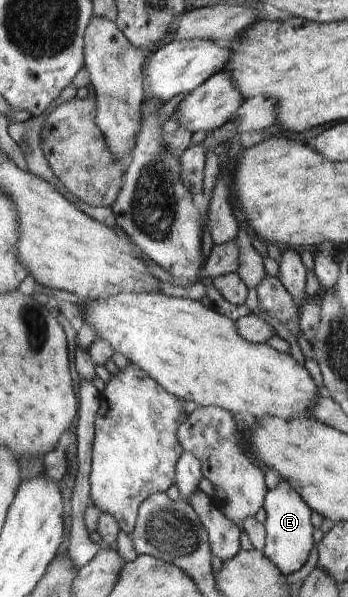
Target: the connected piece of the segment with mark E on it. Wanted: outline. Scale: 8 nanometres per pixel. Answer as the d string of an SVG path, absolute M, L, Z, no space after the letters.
M279 480L279 483L270 489L268 496L265 497L265 511L266 538L262 552L277 565L285 576L288 576L295 569L301 569L305 565L315 545L313 525L311 525L311 507L287 480Z

